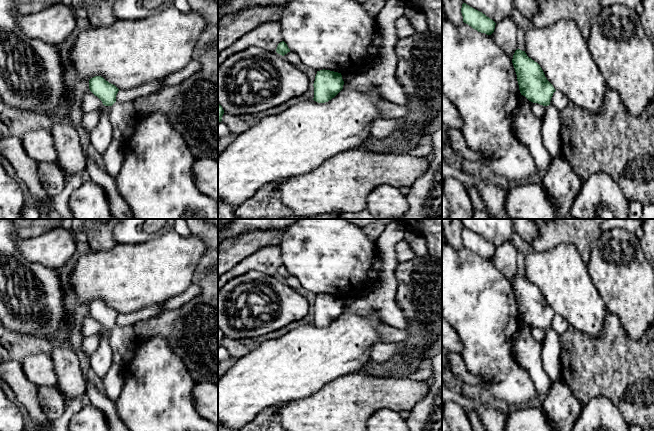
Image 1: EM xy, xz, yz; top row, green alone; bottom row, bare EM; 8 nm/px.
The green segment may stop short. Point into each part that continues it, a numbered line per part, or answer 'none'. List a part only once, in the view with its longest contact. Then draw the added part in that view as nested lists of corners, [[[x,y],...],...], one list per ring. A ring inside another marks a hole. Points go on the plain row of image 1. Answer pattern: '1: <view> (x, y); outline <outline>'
1: xy (122, 339); outline [[[116,325],[109,334],[109,343],[113,353],[113,361],[125,368],[134,356],[137,344],[133,326]]]

